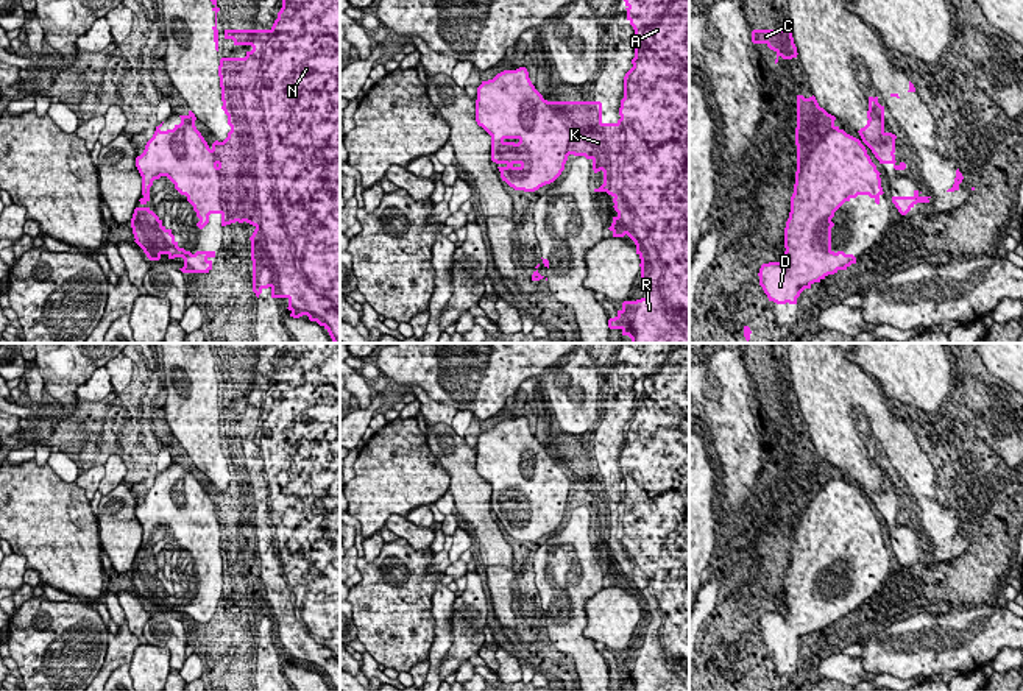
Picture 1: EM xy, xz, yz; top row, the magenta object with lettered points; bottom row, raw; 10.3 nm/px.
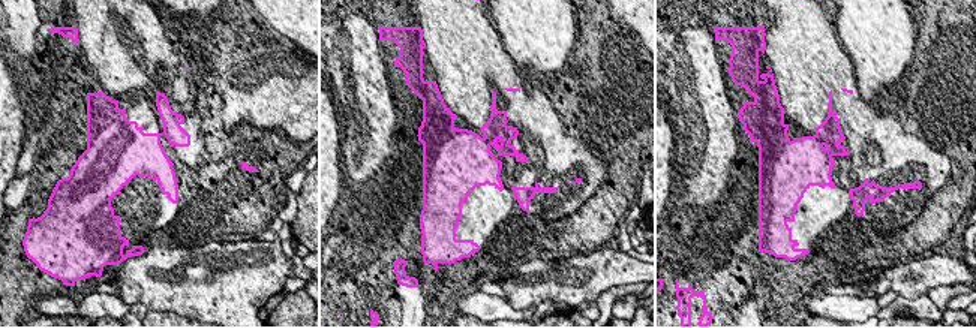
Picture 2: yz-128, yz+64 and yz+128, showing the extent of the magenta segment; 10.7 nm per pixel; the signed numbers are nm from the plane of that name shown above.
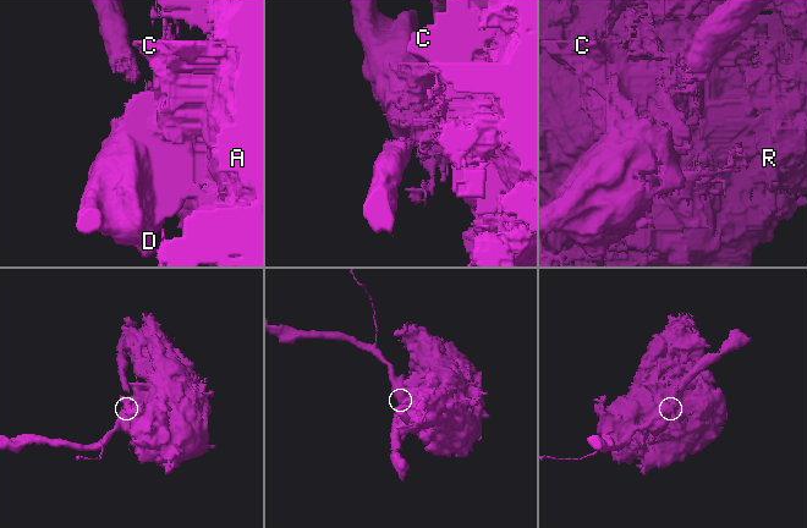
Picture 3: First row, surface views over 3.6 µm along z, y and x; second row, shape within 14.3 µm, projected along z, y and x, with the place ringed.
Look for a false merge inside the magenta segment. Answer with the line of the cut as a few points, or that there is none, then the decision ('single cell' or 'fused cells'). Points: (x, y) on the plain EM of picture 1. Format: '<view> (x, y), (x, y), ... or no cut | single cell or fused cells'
xy (200, 498), (192, 532), (215, 537), (222, 560), (239, 570) | fused cells

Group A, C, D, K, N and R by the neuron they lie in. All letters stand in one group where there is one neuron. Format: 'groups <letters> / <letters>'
groups A C K N R / D

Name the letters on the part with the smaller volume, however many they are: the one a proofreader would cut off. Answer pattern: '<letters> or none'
D

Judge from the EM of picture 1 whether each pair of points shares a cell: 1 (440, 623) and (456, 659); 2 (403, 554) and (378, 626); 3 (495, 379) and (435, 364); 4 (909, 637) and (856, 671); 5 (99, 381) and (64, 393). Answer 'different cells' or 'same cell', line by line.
1: different cells
2: same cell
3: same cell
4: different cells
5: different cells

